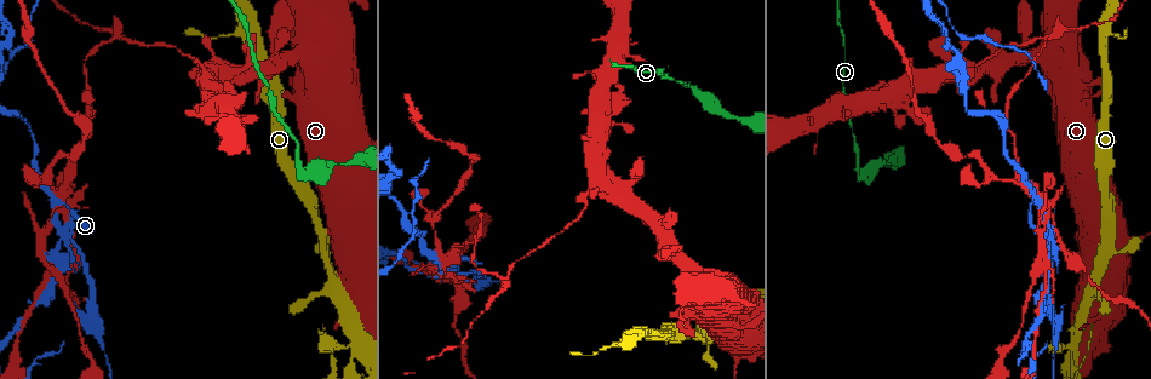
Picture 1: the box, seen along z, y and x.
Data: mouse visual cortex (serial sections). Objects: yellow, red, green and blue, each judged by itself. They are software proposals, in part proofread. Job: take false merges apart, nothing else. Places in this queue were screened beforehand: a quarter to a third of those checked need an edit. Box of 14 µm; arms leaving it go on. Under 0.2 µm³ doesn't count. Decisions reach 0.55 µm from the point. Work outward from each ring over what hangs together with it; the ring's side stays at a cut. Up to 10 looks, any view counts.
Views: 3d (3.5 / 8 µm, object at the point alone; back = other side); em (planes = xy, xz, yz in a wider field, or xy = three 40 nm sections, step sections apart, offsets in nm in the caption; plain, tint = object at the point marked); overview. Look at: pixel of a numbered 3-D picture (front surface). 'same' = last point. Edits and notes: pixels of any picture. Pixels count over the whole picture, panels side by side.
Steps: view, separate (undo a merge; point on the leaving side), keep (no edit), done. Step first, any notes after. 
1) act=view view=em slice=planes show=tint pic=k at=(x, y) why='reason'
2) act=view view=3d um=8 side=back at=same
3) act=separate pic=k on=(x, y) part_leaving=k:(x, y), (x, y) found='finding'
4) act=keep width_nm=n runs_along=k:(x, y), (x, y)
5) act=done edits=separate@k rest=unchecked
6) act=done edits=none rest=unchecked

act=view view=3d um=3.5 side=back pic=1 at=(850, 126) why='narrows sharply'

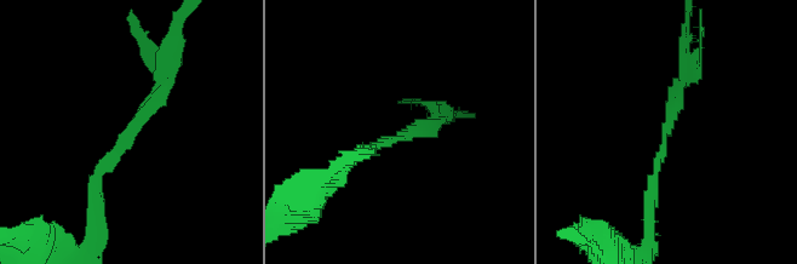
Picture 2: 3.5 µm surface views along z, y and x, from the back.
act=view view=em slice=xy step=3 show=tint pic=2 at=(666, 140)

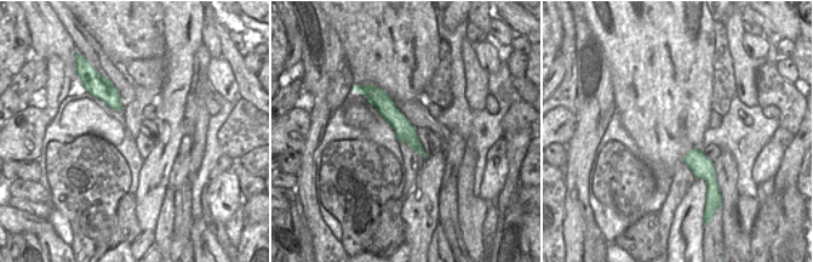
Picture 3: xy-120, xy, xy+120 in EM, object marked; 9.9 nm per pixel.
act=keep found='continuous, no second cell'

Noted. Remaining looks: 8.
act=view view=3d um=3.5 pic=1 at=(304, 175) why='sharp bend'

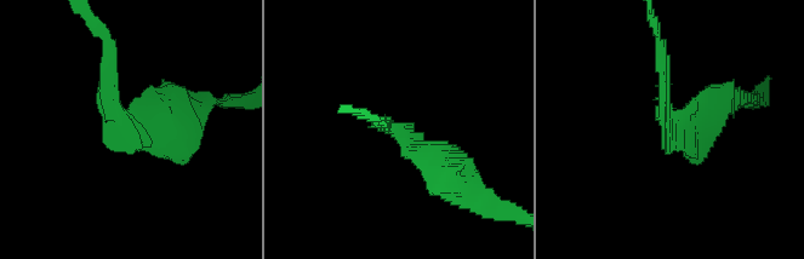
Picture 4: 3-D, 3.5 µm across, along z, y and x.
act=view view=em slice=xy step=2 show=tint pic=4 at=(671, 130)

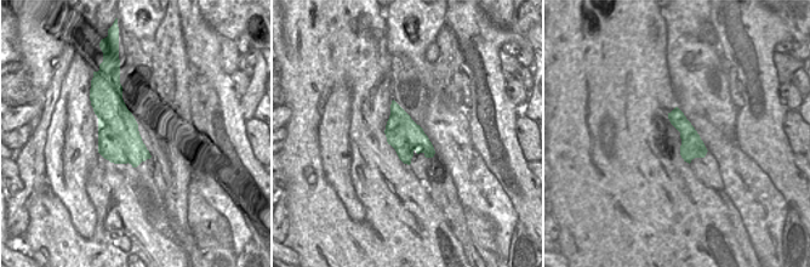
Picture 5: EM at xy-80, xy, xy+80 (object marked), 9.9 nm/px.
act=view view=em slice=xy step=5 show=tint at=same

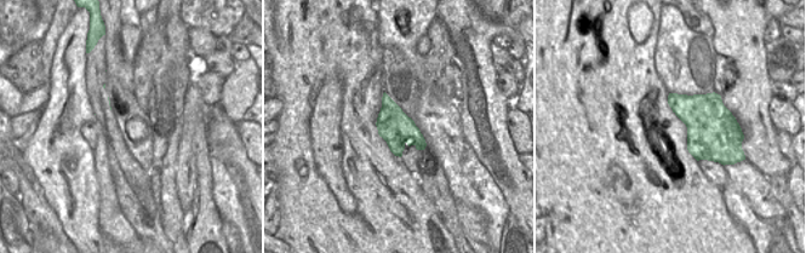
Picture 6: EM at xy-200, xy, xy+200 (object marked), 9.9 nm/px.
act=separate pic=4 on=(432, 179) arm_widths_nm=150,450 part_leaving=4:(425, 149), (502, 213) found='two cells meet here'

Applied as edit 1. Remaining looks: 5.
act=view view=3d um=3.5 side=back pic=1 at=(979, 62) why='thick turns thin'

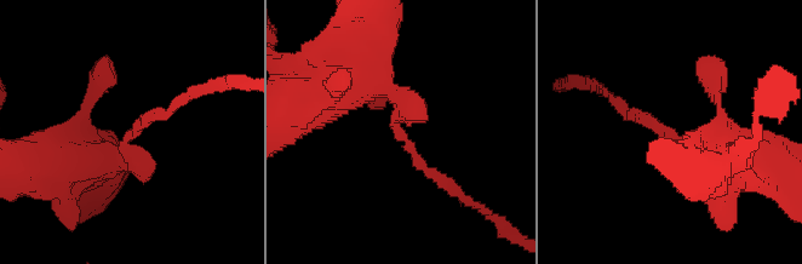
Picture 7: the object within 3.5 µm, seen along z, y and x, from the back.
act=separate pic=7 on=(641, 119) arm_widths_nm=150,300 found='a second cell is stuck on'

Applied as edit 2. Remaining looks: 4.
act=view view=3d um=3.5 pic=1 at=(1074, 345) why='calibre changes'

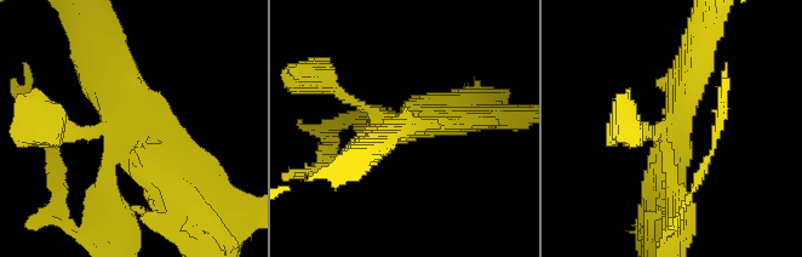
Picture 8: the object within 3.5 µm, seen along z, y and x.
act=view view=em slice=xy step=1 show=tint pic=8 at=(677, 128)

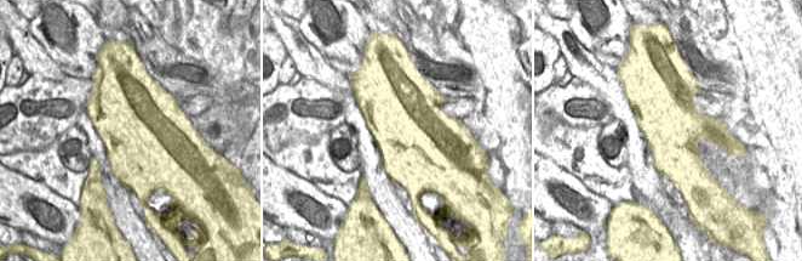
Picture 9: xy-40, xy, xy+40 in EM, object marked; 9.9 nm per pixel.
act=separate pic=8 on=(113, 209) part_leaving=8:(113, 141), (106, 193), (138, 223) found='two cells meet here'

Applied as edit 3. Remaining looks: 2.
act=done edits=separate@4,separate@7,separate@8 rest=unchecked

